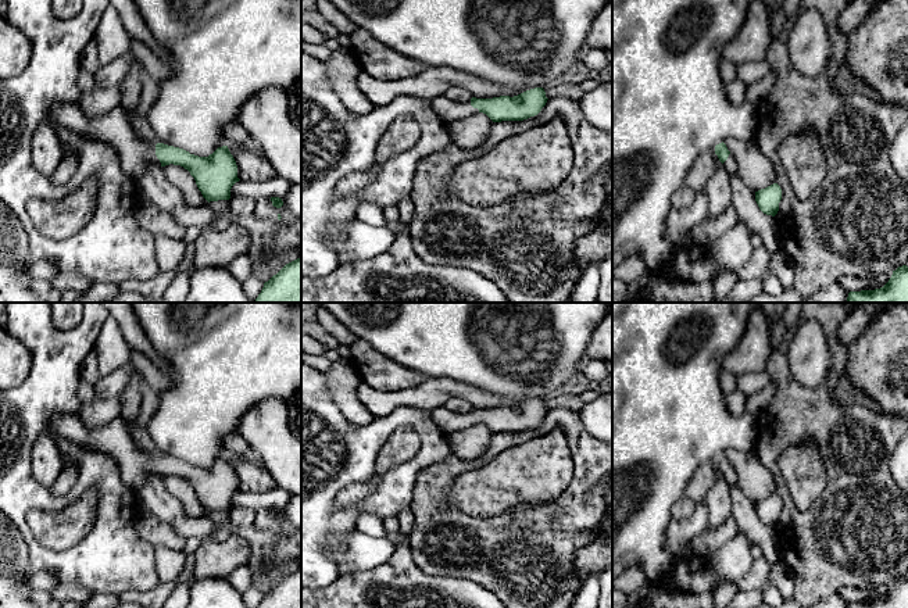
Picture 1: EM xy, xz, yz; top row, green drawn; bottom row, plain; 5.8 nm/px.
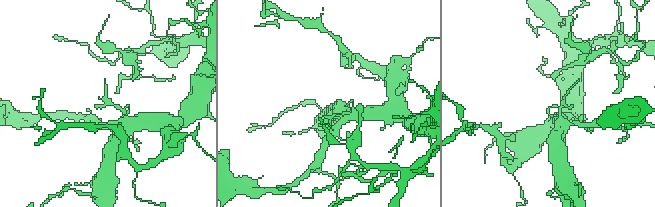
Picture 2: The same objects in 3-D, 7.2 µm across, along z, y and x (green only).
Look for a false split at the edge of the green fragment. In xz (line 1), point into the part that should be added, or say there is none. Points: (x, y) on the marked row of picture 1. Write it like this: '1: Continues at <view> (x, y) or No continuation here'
1: Continues at xz (447, 110)

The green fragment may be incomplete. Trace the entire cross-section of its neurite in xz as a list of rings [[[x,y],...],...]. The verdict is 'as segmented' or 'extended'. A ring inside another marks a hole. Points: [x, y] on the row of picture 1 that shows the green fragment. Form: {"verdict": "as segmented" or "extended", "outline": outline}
{"verdict": "extended", "outline": [[[543,87],[526,90],[518,96],[500,96],[493,99],[472,97],[458,103],[440,94],[430,100],[433,111],[446,122],[461,119],[476,112],[486,114],[493,122],[523,121],[537,115],[547,103]]]}

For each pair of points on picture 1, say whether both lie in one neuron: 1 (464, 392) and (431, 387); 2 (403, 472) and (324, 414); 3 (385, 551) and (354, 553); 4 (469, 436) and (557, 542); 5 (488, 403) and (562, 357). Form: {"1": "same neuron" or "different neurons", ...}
{"1": "same neuron", "2": "same neuron", "3": "same neuron", "4": "different neurons", "5": "different neurons"}

